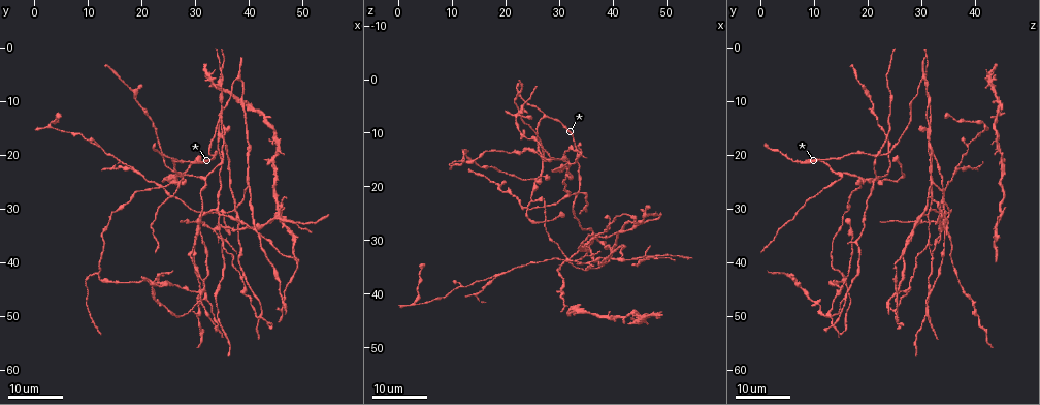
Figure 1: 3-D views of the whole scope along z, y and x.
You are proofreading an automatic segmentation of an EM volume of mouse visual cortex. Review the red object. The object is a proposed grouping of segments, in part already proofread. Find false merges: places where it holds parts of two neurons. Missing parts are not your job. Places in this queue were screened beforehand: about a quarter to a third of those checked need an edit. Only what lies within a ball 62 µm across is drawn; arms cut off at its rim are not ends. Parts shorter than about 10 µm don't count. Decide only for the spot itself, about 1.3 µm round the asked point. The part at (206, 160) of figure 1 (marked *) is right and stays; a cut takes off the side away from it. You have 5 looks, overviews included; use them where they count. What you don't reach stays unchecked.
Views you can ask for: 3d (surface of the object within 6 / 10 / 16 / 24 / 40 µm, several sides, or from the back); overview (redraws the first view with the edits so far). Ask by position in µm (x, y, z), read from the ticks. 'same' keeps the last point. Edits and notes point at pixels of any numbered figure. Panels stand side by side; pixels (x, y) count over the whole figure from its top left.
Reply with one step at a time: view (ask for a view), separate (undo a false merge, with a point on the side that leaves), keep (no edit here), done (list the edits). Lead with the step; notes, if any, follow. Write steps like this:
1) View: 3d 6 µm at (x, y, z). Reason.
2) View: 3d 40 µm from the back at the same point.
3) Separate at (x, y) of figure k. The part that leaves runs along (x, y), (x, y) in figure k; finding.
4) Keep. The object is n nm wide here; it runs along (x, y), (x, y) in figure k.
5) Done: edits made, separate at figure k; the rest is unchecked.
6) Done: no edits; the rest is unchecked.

View: 3d 16 µm at (27.0, 23.5, 15.5). A fork.

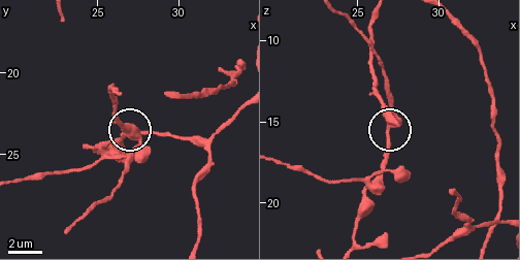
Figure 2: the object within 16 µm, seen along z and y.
View: 3d 10 µm at the same point.

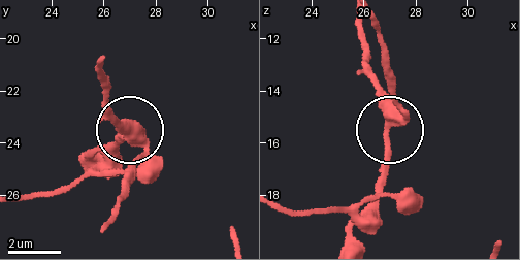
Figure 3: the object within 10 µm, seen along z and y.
View: 3d 10 µm from the back at the same point. Other side.

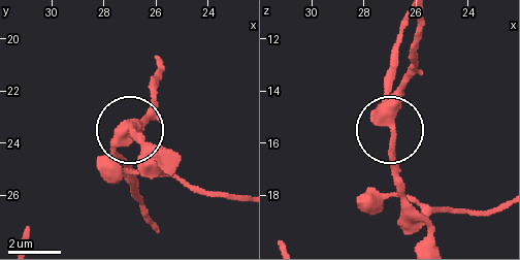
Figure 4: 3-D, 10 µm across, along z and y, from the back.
Keep. The side arm is 24 µm long; 3 arms meet here; continuous, no second neuron.

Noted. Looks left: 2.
View: 3d 16 µm at (12.0, 42.5, 15.0). Three-way junction.

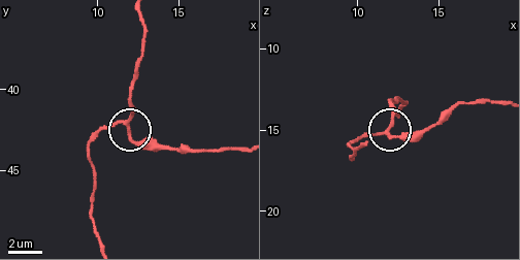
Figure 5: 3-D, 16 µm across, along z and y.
View: 3d 6 µm at (11.8, 42.2, 15.1).

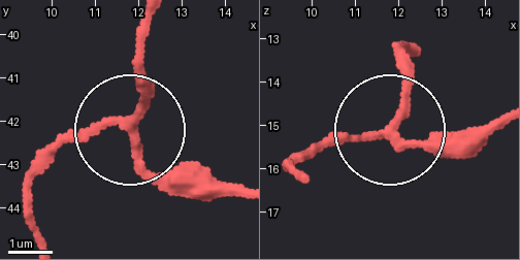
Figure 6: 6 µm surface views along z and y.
Keep. The side arm is 15 µm long; it runs along (151, 21), (136, 120), (62, 135), (32, 161) in figure 6; all the same neuron.

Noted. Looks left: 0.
Done: no edits; the rest is unchecked.

